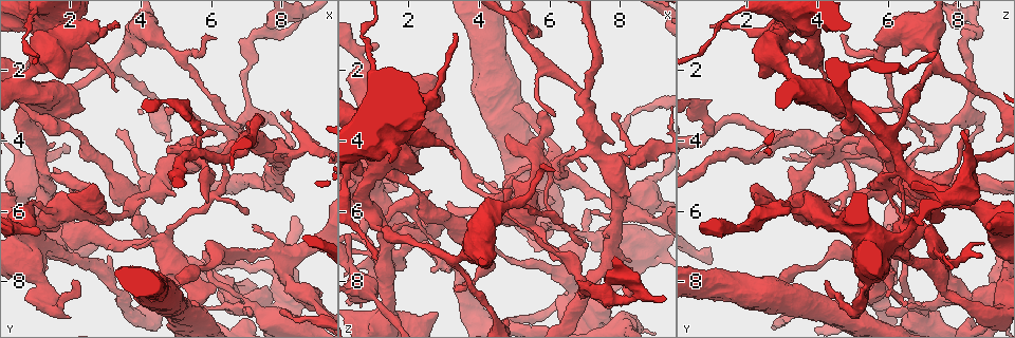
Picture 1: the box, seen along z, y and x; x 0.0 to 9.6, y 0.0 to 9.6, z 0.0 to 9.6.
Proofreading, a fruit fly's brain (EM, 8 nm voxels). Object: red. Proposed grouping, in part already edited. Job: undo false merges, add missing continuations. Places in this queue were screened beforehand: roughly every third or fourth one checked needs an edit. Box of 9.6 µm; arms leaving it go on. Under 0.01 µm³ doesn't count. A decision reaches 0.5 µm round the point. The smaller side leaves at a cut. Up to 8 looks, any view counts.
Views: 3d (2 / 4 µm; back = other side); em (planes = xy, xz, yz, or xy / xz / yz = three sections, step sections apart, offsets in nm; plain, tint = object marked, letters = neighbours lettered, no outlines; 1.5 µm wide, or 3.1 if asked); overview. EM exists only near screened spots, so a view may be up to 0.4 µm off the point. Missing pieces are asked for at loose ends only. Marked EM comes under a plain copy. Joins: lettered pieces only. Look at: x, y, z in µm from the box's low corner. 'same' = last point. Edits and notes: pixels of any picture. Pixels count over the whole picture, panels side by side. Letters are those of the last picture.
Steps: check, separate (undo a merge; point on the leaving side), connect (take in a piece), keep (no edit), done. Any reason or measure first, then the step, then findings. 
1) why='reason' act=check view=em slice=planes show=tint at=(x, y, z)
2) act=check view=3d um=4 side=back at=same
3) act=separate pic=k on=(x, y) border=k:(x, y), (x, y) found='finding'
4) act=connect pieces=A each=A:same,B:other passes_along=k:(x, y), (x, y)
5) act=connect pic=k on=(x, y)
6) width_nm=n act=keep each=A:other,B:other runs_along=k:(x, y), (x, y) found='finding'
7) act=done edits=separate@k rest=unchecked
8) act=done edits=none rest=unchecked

act=check view=3d um=4 at=(7.00, 8.70, 6.65)

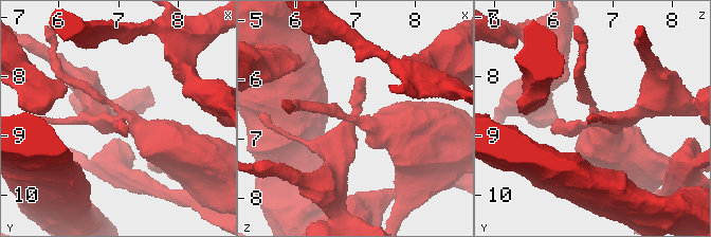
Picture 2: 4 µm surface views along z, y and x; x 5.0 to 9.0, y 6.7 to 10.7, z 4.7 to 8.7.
act=check view=em slice=planes show=letters at=(6.95, 8.65, 6.70)

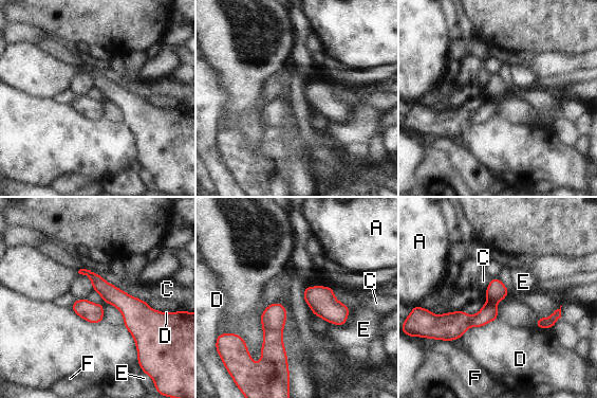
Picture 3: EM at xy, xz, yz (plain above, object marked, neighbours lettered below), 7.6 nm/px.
longest_contact=D:320nm act=separate pic=3 on=(497, 291) each=A:other,C:other,D:other,E:other,F:other part_leaving=3:(82, 271), (138, 320), (138, 343) found='a second neuron is stuck on'

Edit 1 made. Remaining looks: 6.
why='free end' act=check view=em slice=xz step=8 show=tint at=(7.90, 4.20, 4.00)

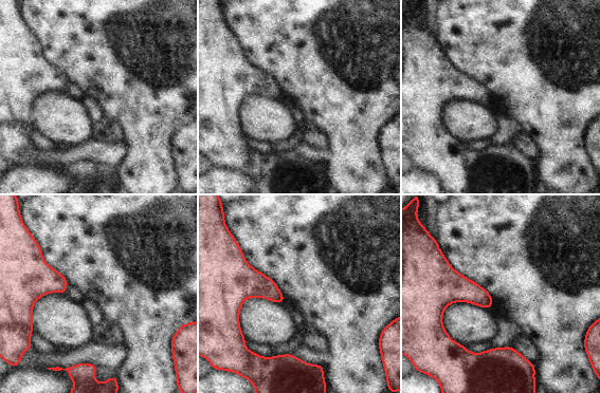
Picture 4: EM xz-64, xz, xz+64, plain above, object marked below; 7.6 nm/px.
why='see the neighbours' act=check view=em slice=xz step=8 show=letters at=same

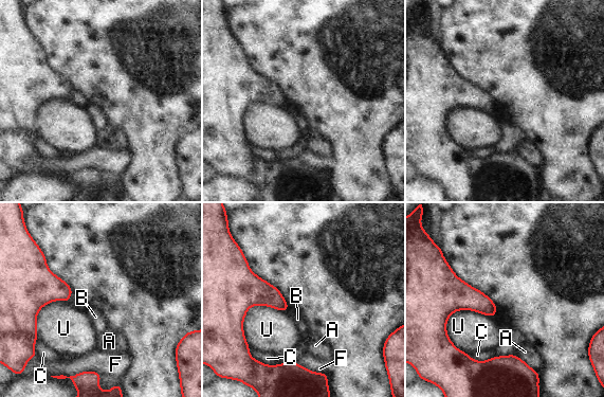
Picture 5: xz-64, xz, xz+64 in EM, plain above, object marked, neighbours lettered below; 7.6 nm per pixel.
longest_contact=U:400nm act=keep each=A:other,B:other,C:other,F:other,U:other border=5:(290, 308), (286, 311) found='none of them fits'

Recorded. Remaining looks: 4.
why='branch stops here' act=check view=em slice=planes show=letters at=(3.35, 3.65, 8.20)

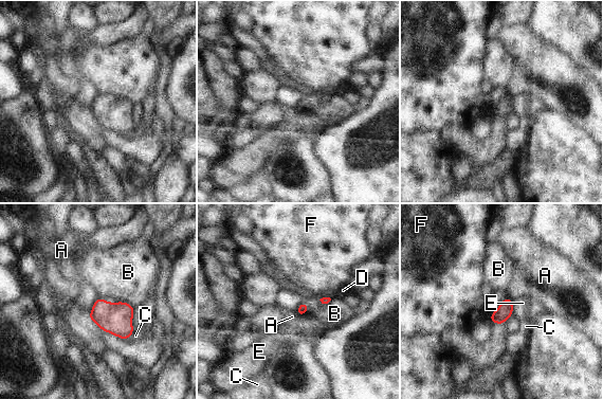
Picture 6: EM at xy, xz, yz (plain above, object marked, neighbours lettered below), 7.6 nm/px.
width_nm=80 act=keep each=A:other,B:other,C:other,D:other,E:other,F:other border=6:(98, 296), (133, 306) found='none of them fits'

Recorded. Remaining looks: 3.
act=done edits=separate@3 rest=unchecked

